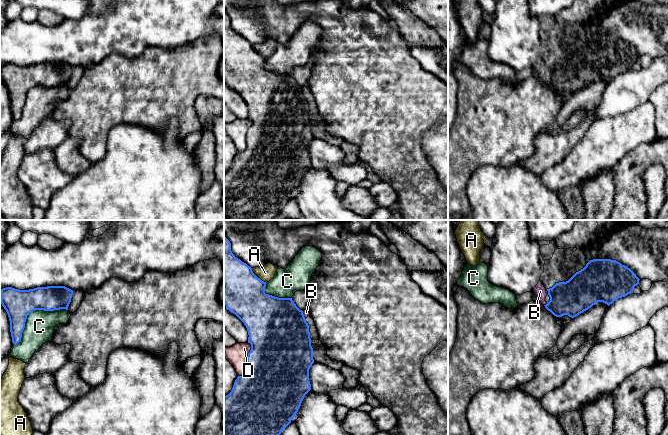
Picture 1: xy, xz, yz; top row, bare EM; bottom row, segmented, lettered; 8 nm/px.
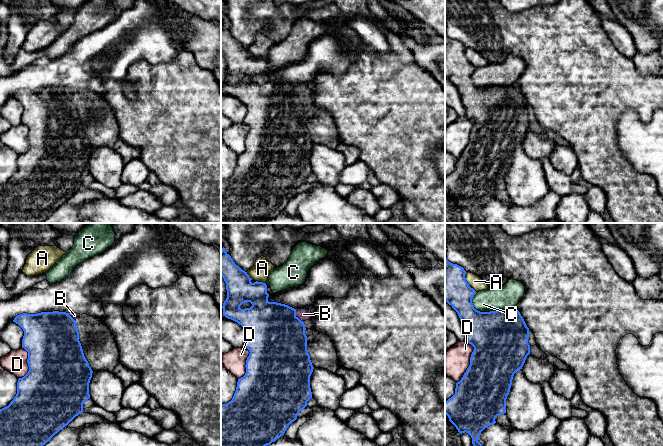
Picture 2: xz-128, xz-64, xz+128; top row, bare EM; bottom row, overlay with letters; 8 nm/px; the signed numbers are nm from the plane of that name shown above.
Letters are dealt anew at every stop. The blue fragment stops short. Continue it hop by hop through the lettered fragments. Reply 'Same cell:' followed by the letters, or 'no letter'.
Same cell: B

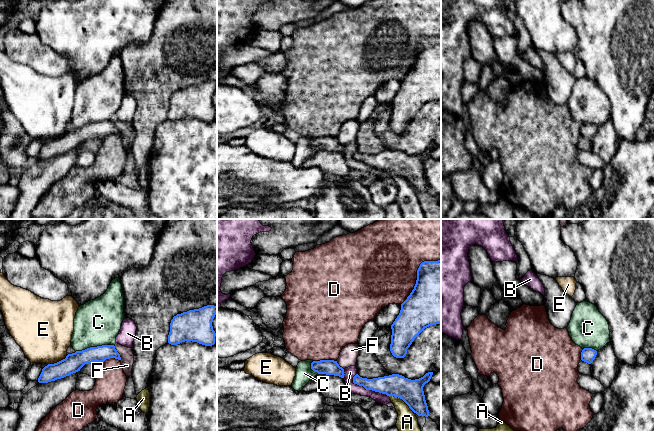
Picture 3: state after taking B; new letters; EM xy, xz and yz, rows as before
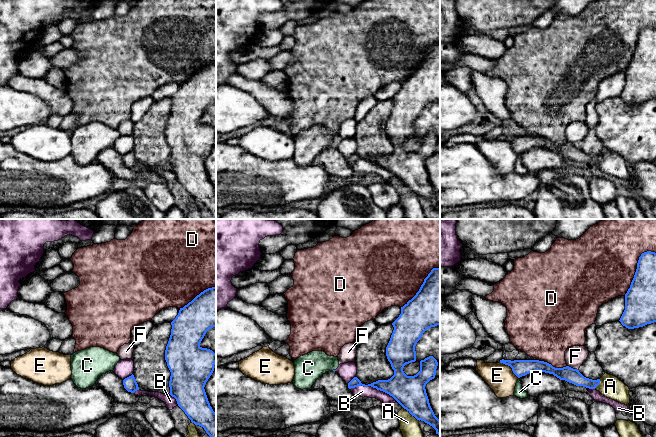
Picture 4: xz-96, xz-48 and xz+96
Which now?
Same cell: no letter

